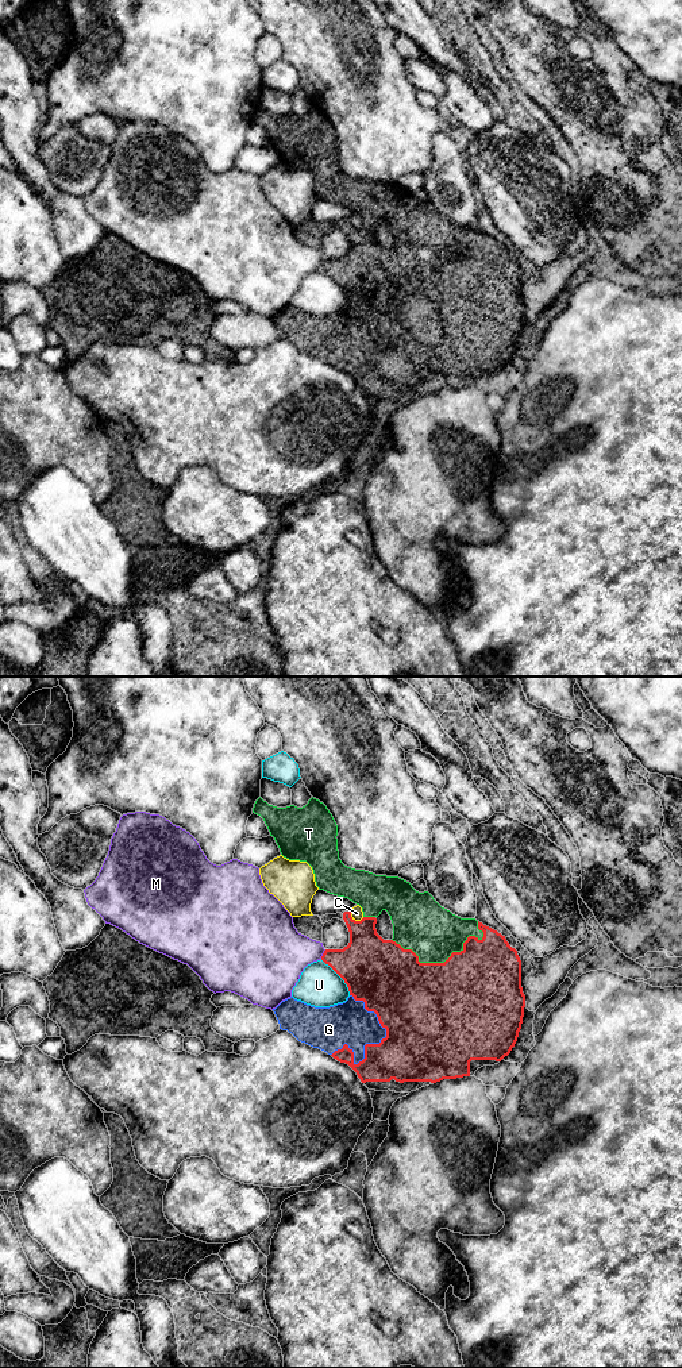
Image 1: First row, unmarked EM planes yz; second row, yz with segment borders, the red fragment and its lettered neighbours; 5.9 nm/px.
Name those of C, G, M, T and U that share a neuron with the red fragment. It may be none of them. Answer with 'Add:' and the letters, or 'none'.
Add: G, T

